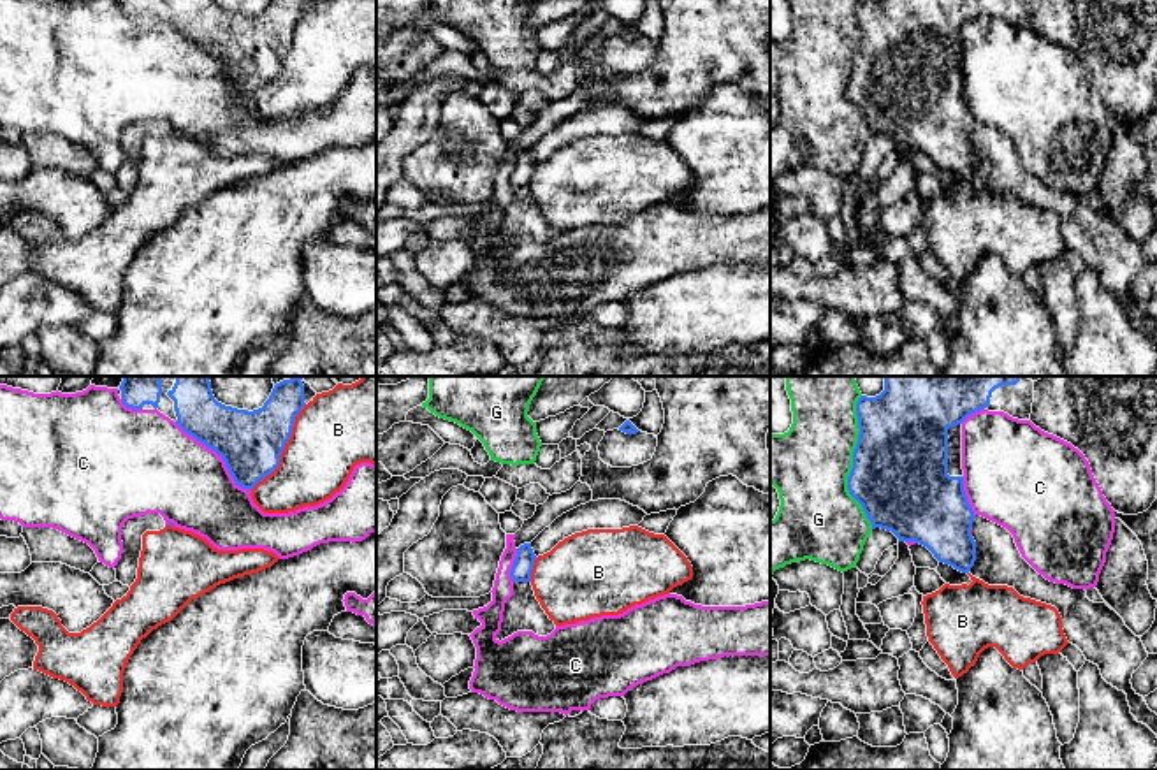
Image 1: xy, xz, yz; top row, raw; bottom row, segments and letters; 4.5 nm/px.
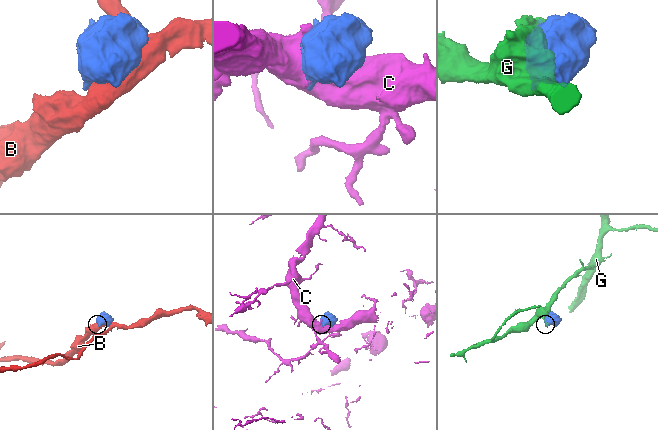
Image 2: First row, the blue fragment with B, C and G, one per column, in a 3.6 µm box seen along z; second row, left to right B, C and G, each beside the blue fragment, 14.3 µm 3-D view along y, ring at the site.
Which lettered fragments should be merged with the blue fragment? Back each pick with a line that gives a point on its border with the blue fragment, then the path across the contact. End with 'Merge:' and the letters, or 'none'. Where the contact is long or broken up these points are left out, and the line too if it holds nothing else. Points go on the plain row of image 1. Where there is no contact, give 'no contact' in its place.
Merge: none

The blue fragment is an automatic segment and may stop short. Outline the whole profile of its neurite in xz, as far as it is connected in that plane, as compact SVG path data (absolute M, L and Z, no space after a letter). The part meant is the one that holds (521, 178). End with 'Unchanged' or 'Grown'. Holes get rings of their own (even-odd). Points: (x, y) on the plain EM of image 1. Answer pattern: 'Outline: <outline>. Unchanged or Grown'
Outline: M531 149L517 155L517 162L510 178L513 186L513 202L506 206L501 237L496 246L505 246L517 237L533 237L538 243L547 243L556 236L554 227L549 225L531 192L531 178L535 171L535 158Z. Grown

